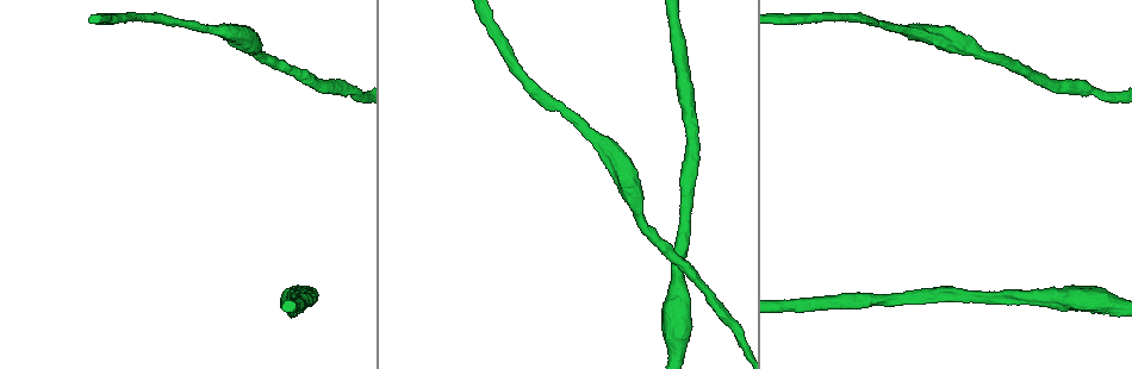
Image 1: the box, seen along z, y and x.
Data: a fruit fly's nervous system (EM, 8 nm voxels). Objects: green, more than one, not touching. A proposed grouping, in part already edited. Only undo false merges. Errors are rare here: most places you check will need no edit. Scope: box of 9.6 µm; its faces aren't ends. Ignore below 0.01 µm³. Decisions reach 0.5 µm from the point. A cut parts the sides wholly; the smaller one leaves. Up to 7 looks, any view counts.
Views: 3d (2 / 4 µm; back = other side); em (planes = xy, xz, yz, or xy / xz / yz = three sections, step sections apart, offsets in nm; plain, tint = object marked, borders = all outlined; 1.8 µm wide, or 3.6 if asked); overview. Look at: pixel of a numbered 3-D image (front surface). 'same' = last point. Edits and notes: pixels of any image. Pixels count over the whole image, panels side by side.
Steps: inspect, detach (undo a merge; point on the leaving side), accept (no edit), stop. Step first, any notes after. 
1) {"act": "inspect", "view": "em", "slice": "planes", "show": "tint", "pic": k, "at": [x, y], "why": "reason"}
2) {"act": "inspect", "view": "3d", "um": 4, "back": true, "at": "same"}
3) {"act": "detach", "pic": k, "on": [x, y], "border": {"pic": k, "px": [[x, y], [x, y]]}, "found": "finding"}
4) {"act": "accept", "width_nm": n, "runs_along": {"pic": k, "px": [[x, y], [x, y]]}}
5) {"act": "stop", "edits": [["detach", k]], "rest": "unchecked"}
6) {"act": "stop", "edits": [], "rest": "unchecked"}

{"act": "inspect", "view": "3d", "um": 4, "back": true, "pic": 1, "at": [1045, 298]}

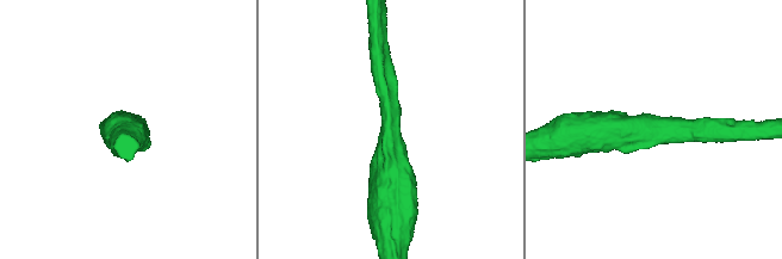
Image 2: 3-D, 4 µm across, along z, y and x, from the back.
{"act": "inspect", "view": "em", "slice": "planes", "show": "tint", "pic": 2, "at": [655, 128], "arm_widths_nm": [280, 600], "why": "shape alone is not enough"}

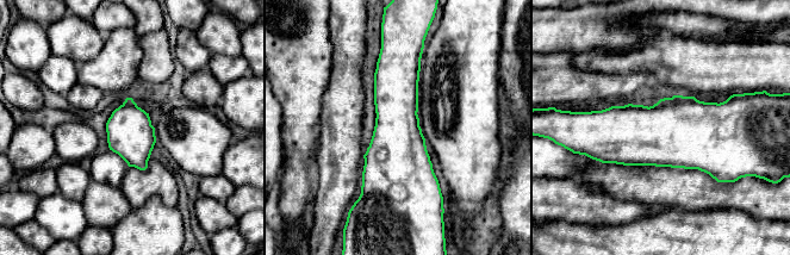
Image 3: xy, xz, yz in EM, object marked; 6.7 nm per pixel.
{"act": "accept", "found": "one neuron here"}

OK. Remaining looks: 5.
{"act": "inspect", "view": "em", "slice": "planes", "show": "borders", "pic": 1, "at": [226, 29]}

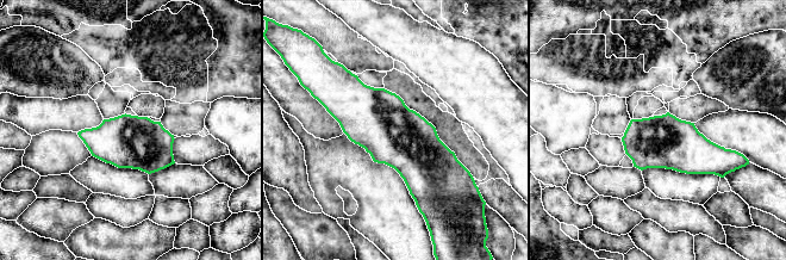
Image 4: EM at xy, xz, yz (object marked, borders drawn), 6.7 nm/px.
{"act": "accept", "found": "one neuron here"}

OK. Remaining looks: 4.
{"act": "stop", "edits": [], "rest": "unchecked"}

